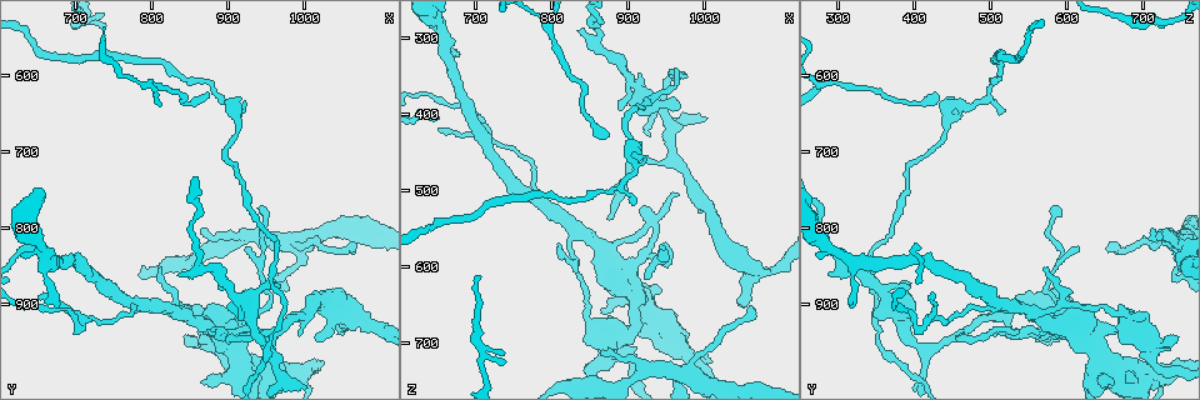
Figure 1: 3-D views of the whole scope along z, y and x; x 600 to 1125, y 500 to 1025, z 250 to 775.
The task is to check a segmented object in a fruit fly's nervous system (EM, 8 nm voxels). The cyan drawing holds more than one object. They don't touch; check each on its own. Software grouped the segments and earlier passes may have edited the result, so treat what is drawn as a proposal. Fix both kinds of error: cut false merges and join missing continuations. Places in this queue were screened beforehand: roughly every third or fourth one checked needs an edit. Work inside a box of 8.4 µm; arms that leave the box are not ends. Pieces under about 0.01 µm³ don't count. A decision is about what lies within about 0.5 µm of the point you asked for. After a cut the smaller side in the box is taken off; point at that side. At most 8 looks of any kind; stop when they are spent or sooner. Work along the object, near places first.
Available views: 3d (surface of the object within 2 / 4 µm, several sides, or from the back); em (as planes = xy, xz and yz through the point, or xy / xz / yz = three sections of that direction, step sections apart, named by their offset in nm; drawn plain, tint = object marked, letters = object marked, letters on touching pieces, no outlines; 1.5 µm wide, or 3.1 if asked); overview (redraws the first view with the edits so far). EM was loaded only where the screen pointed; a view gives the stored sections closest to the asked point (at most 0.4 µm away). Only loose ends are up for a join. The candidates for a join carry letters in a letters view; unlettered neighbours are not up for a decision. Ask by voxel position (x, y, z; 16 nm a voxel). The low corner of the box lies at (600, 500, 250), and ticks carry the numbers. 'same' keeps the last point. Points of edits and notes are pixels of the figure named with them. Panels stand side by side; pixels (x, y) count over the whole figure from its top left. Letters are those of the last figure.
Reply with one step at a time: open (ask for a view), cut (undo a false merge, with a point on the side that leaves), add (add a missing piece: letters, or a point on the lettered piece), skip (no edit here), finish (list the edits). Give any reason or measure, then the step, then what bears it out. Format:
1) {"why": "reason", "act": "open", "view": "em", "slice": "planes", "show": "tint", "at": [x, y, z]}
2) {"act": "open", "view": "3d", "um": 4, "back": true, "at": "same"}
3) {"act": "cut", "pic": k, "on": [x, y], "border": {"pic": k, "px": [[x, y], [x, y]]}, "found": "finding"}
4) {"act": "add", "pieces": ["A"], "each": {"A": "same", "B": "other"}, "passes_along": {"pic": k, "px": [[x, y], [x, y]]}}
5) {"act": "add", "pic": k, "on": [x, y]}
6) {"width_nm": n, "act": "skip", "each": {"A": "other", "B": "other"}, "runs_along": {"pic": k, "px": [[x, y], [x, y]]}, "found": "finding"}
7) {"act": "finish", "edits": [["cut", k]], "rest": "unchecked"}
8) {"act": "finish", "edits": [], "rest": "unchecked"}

{"why": "a fork", "act": "open", "view": "3d", "um": 4, "at": [920, 810, 735]}

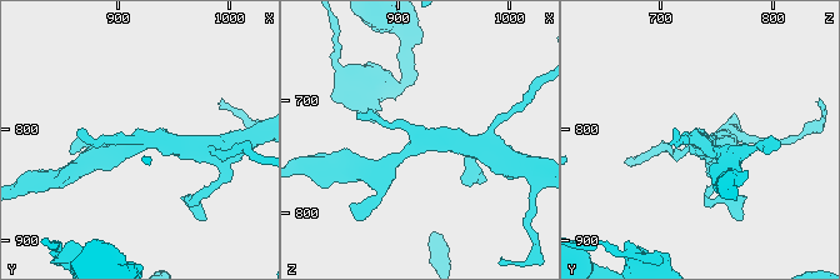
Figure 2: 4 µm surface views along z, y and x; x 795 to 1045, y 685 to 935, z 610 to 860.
{"act": "open", "view": "em", "slice": "planes", "show": "letters", "at": [924, 810, 736]}

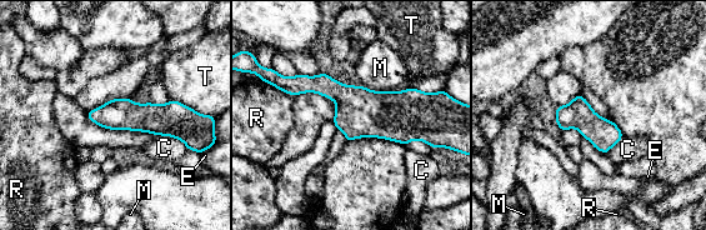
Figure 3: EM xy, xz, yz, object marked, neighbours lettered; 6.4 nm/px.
{"longest_contact_nm": ["T", 280], "act": "skip", "each": {"C": "other", "E": "other", "M": "other", "R": "other", "T": "other"}, "border": {"pic": 3, "px": [[158, 135], [178, 138], [188, 149]]}, "found": "continuous, no second neuron"}

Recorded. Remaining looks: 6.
{"why": "thin end", "act": "open", "view": "3d", "um": 2, "at": [905, 640, 515]}

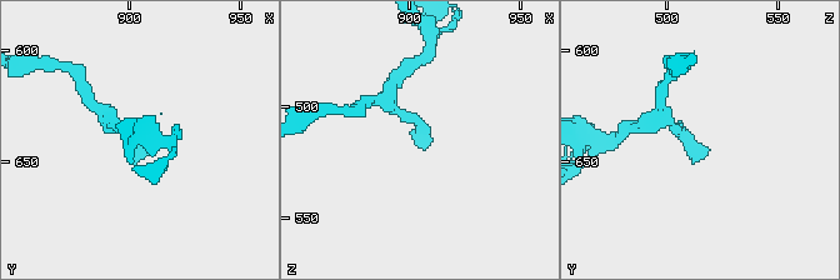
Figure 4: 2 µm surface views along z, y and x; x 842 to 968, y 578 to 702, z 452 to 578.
{"why": "need the tissue", "act": "open", "view": "em", "slice": "planes", "show": "plain", "at": [907, 645, 519]}

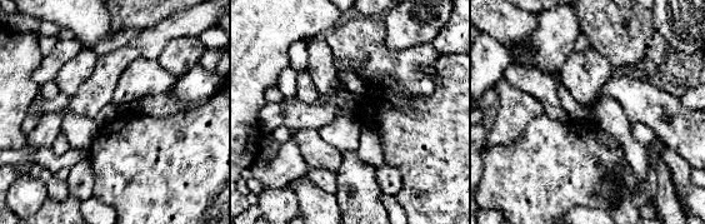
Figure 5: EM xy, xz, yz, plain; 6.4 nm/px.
{"act": "open", "view": "em", "slice": "planes", "show": "letters", "at": "same"}

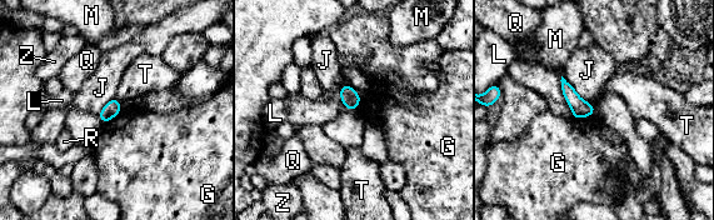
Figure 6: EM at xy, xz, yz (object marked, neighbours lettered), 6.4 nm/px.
{"act": "skip", "each": {"G": "other", "J": "other", "L": "other", "M": "other", "Q": "other", "R": "other", "T": "other", "Z": "other"}, "border": {"pic": 6, "px": [[115, 96], [120, 104]]}, "found": "none of them fits"}

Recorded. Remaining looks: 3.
{"why": "branch stops here", "act": "open", "view": "em", "slice": "yz", "step": 8, "show": "letters", "at": [1050, 940, 650]}

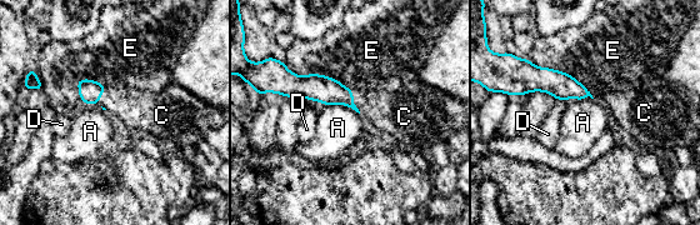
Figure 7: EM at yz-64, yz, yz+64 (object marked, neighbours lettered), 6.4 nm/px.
{"act": "open", "view": "em", "slice": "planes", "show": "letters", "at": "same"}

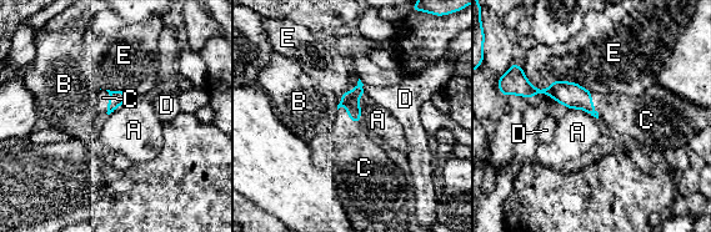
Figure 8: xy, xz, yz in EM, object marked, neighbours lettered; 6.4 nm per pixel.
{"longest_contact_nm": ["E", 280], "act": "add", "pieces": ["C"], "each": {"A": "other", "B": "other", "C": "same", "D": "other", "E": "other"}, "passes_along": {"pic": 8, "px": [[349, 100], [348, 115], [349, 145]]}, "found": "it goes on there"}

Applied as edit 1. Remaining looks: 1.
{"act": "finish", "edits": [["add", 8]], "rest": "unchecked"}

